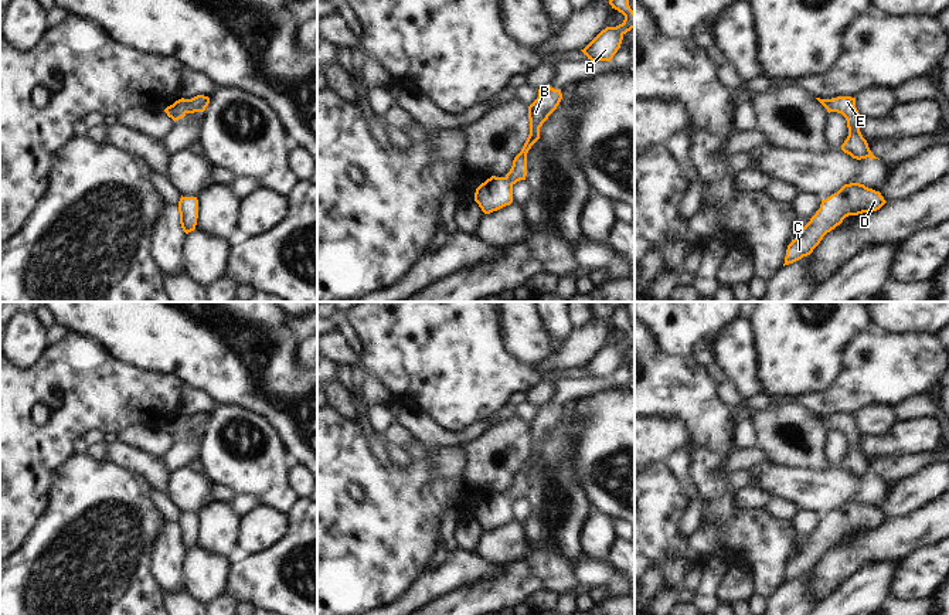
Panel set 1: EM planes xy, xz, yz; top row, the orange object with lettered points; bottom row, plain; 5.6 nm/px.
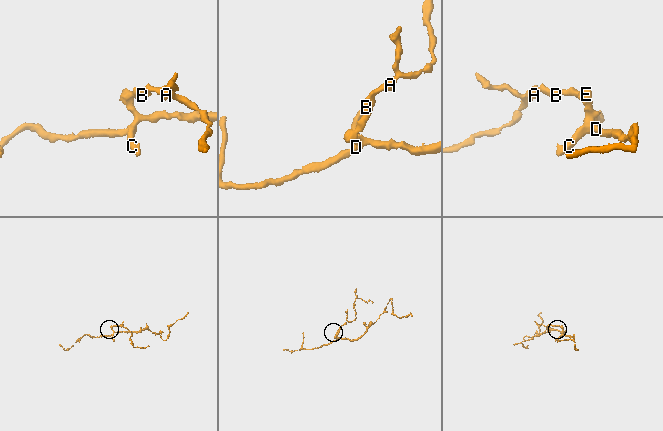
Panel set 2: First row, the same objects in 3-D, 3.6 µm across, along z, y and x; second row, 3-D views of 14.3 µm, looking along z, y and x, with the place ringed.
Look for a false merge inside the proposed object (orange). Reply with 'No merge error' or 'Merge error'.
No merge error

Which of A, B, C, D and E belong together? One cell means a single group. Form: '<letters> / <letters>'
A B C D E

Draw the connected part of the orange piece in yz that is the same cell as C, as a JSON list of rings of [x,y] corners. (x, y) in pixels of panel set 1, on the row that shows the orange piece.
[[[844,184],[837,193],[822,200],[820,208],[788,245],[783,266],[810,255],[823,237],[840,225],[846,217],[877,211],[885,203],[880,191],[864,184]]]

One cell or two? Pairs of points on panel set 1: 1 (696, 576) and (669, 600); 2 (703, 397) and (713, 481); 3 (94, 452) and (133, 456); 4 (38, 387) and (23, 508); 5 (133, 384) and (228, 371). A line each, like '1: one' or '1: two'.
1: one
2: one
3: two
4: one
5: two

